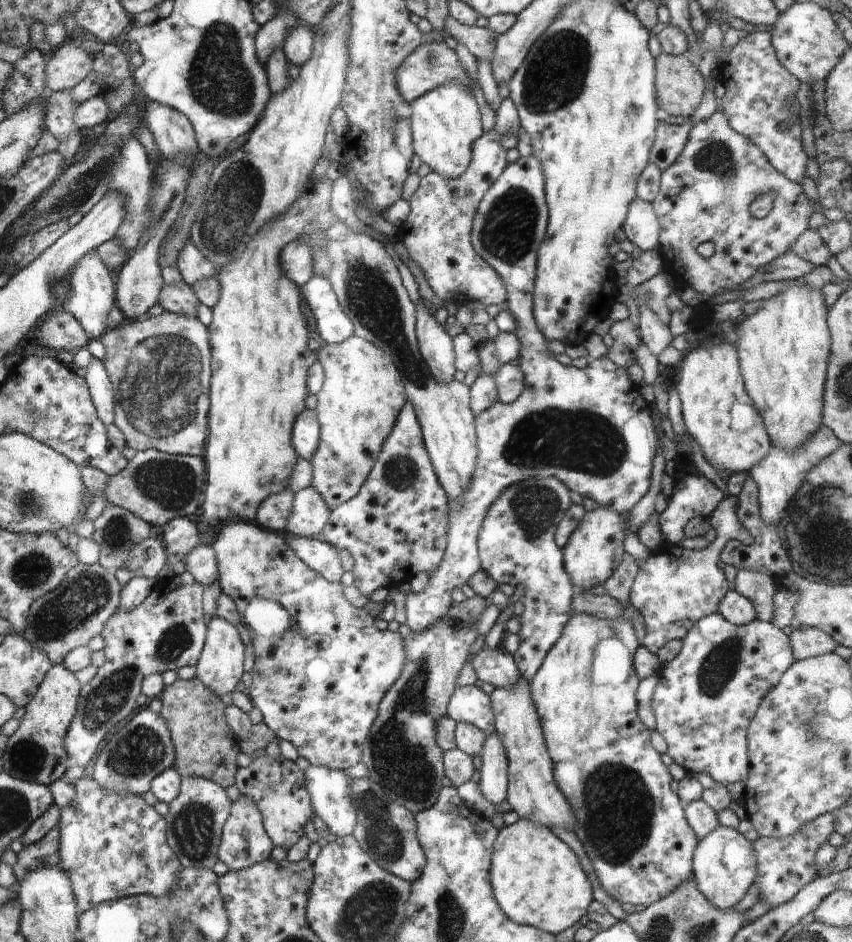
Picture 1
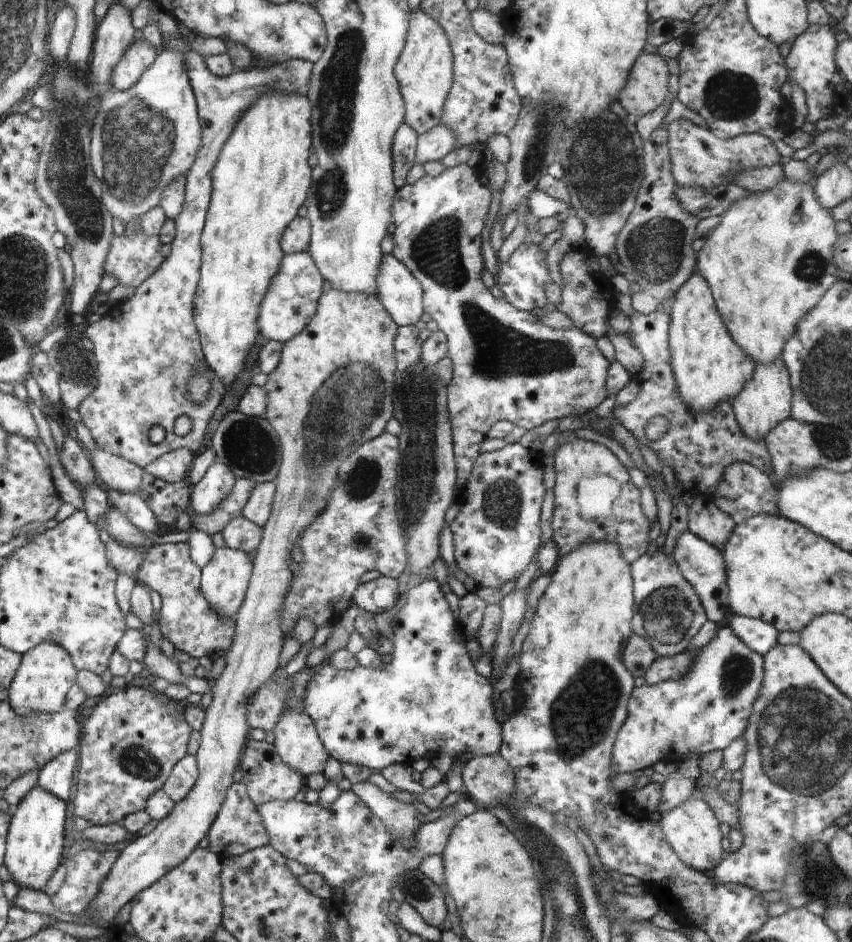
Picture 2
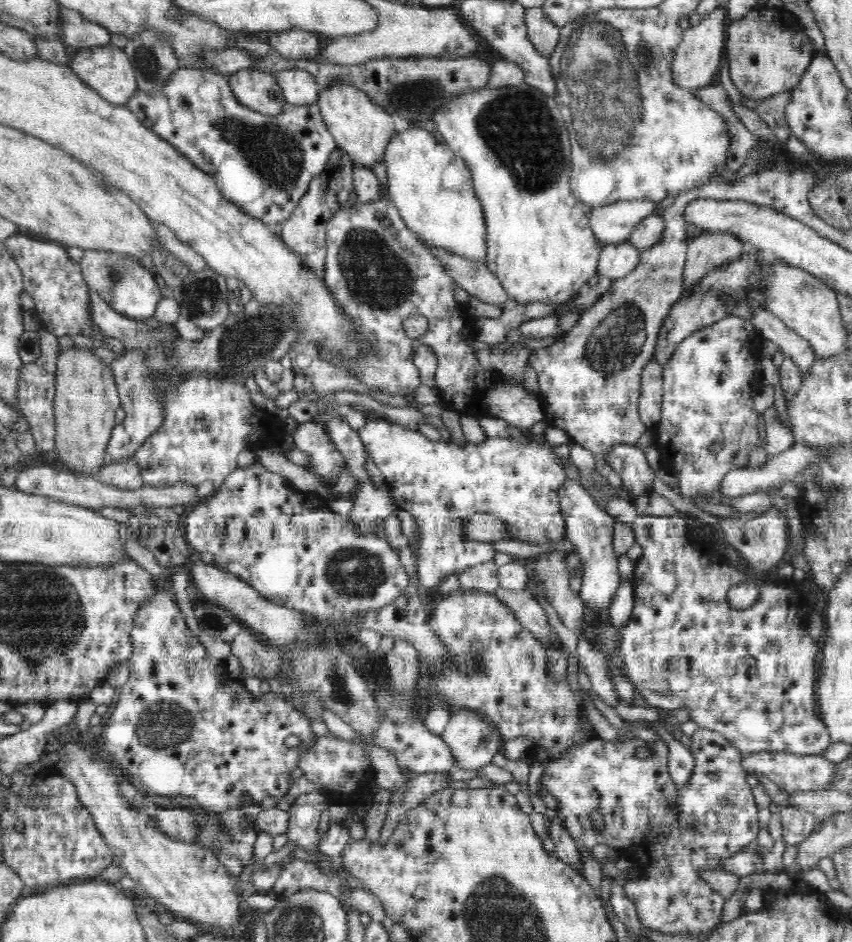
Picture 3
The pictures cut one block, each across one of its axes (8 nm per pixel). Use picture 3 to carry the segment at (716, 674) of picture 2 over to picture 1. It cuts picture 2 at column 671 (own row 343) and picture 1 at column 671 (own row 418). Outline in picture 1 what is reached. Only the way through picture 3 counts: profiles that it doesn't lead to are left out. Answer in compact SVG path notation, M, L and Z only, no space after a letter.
M716 612L708 614L708 616L698 620L698 622L694 622L694 626L686 632L686 636L682 638L682 642L682 649L678 656L676 656L674 660L670 660L670 662L663 665L663 668L659 670L659 674L657 675L658 684L656 684L654 694L652 694L652 710L654 710L656 730L668 745L667 754L670 756L673 763L685 768L690 775L705 772L722 785L727 785L728 783L734 784L735 782L746 783L750 771L750 760L747 756L747 729L754 714L757 712L762 698L778 685L782 674L785 674L786 670L795 662L790 648L789 637L784 634L783 630L771 624L770 621L765 622L755 619L743 626L736 626L736 624L731 624Z

